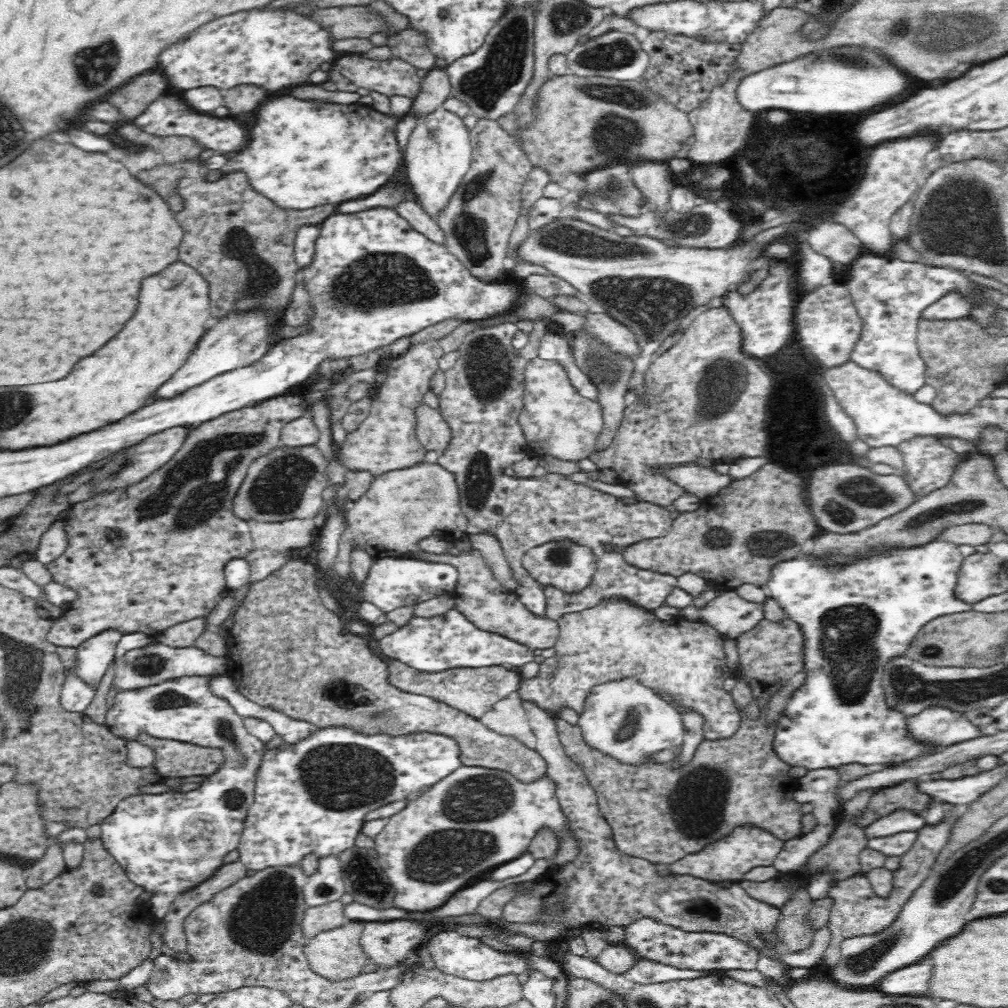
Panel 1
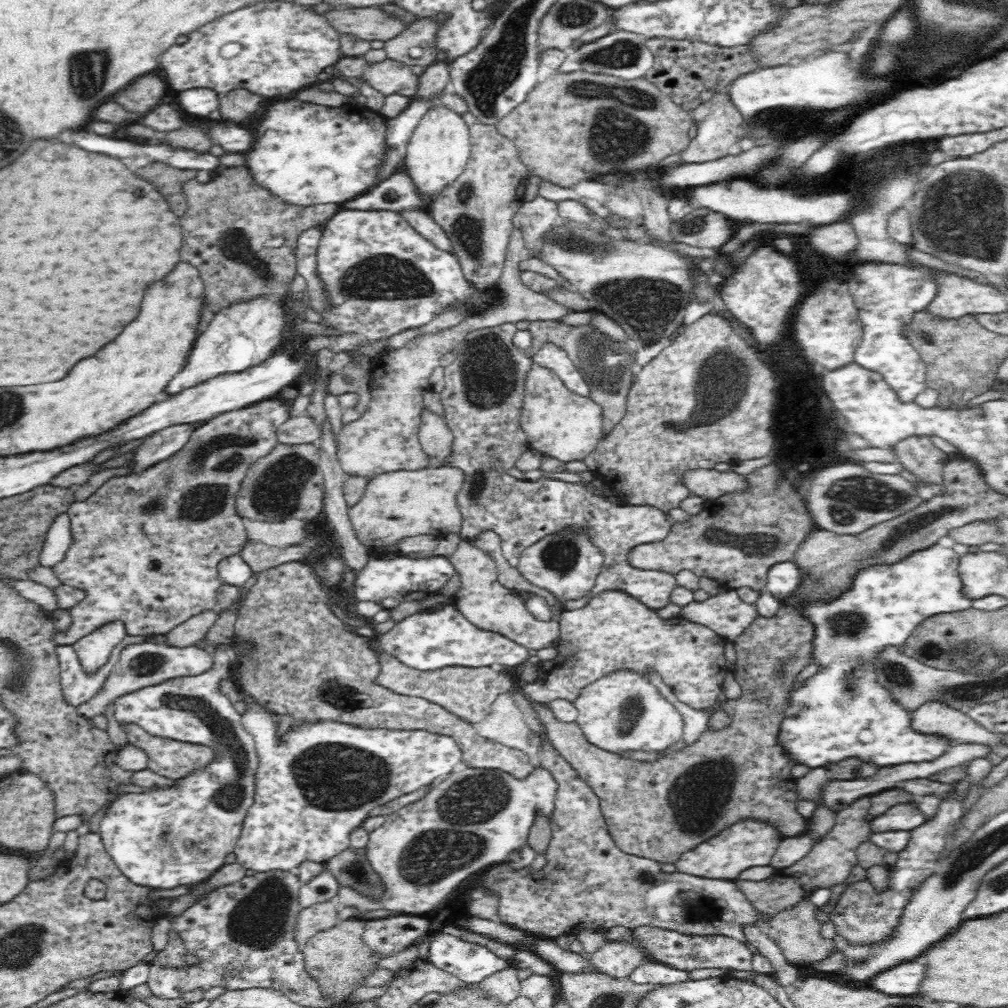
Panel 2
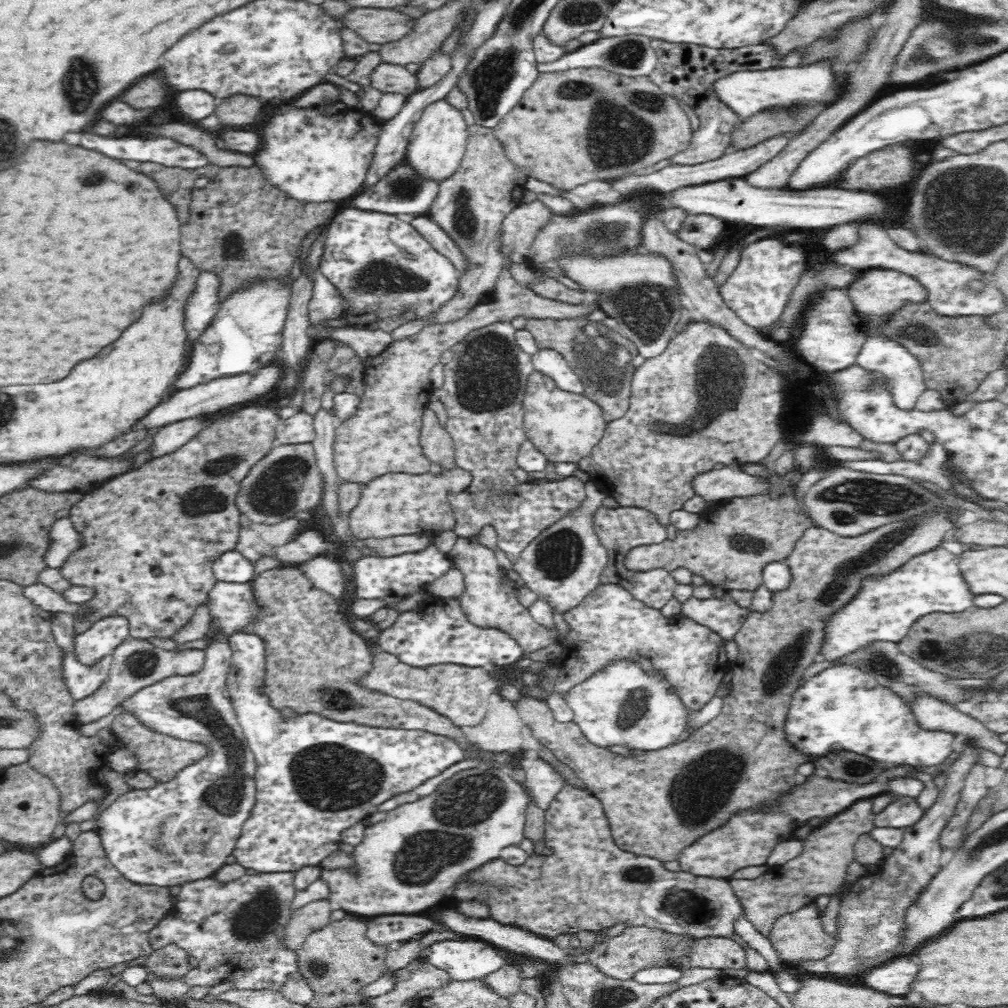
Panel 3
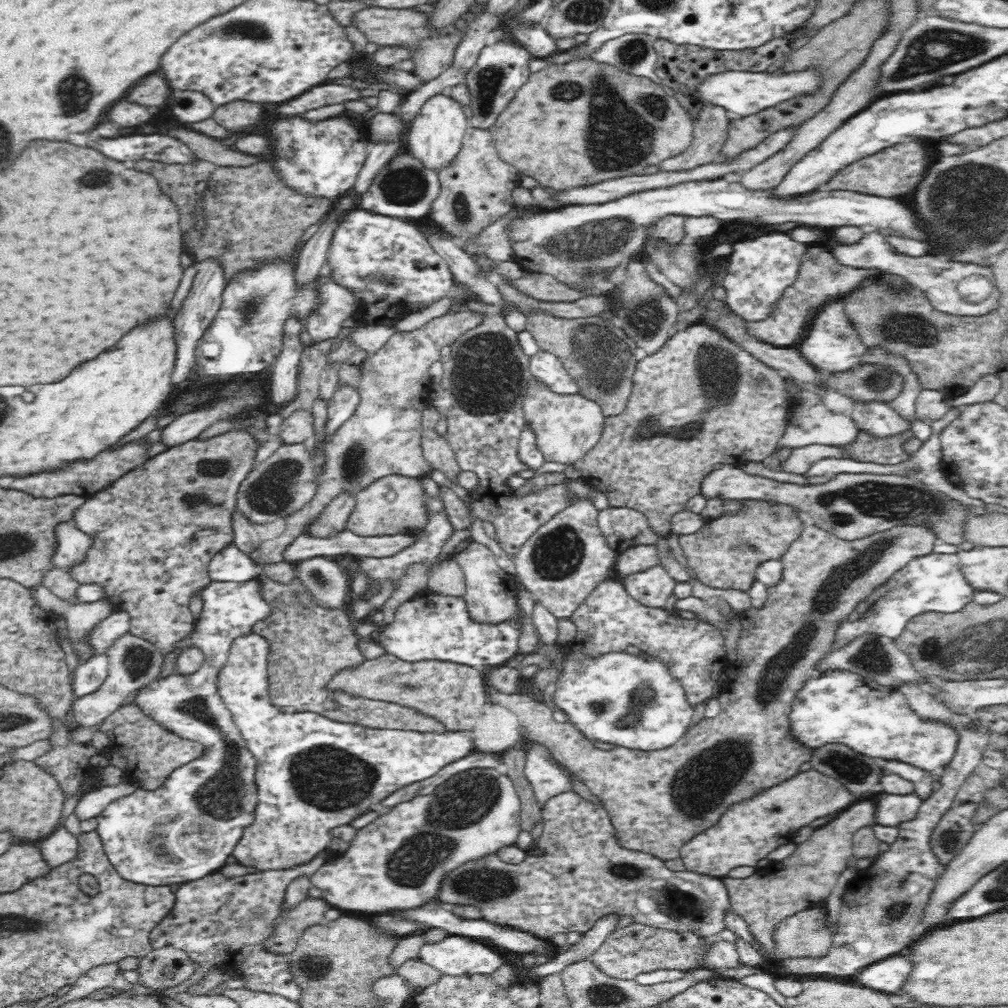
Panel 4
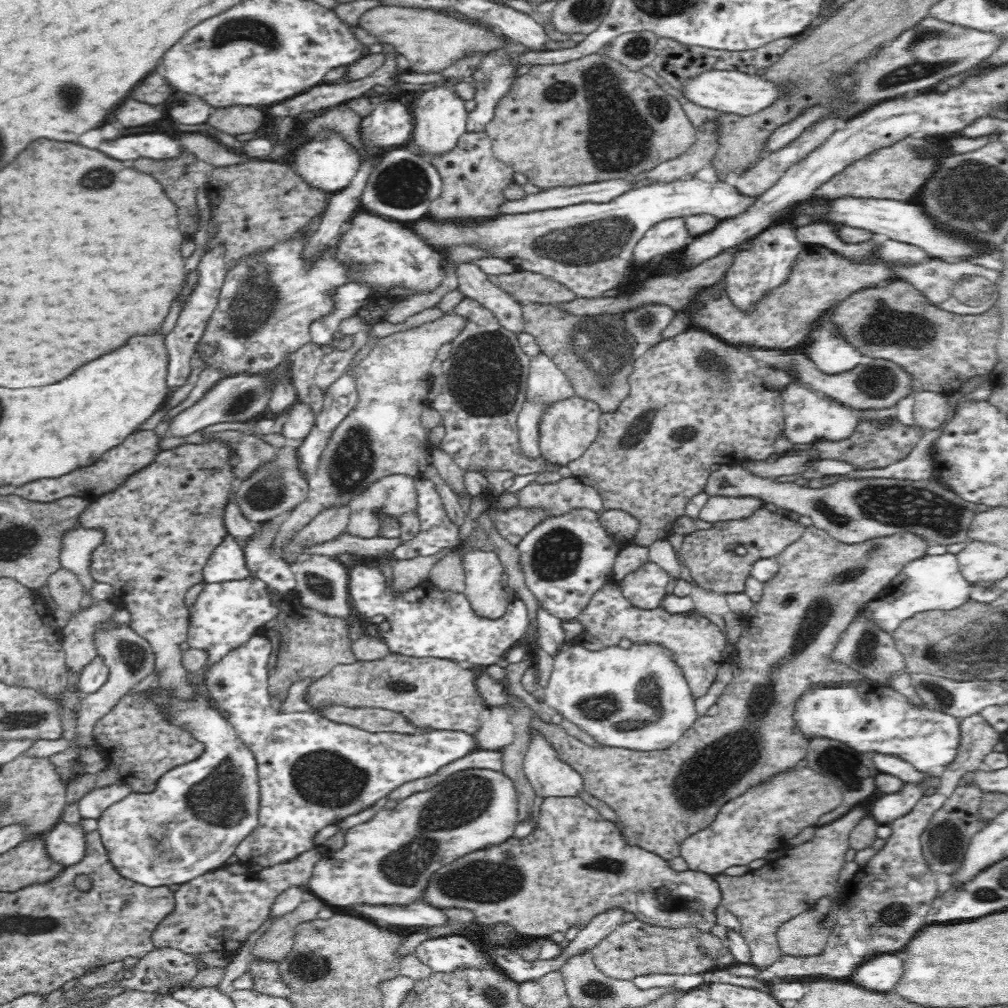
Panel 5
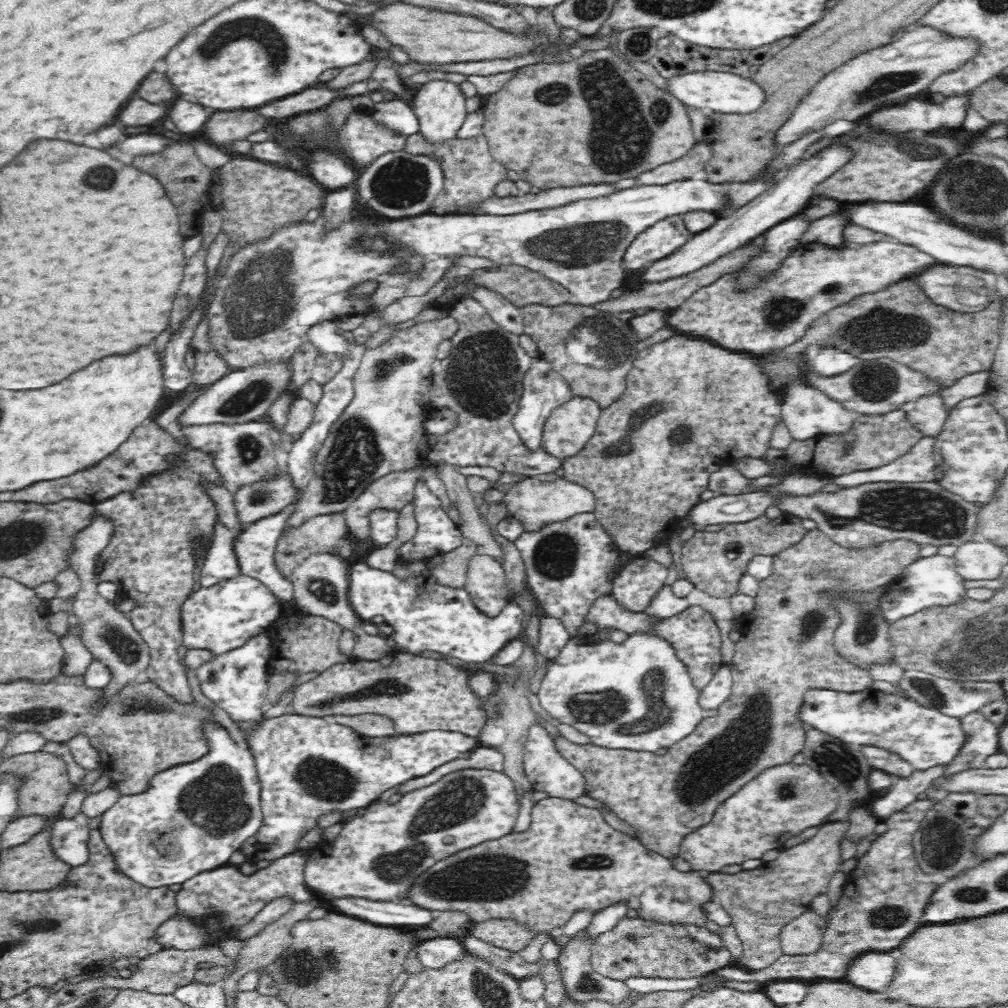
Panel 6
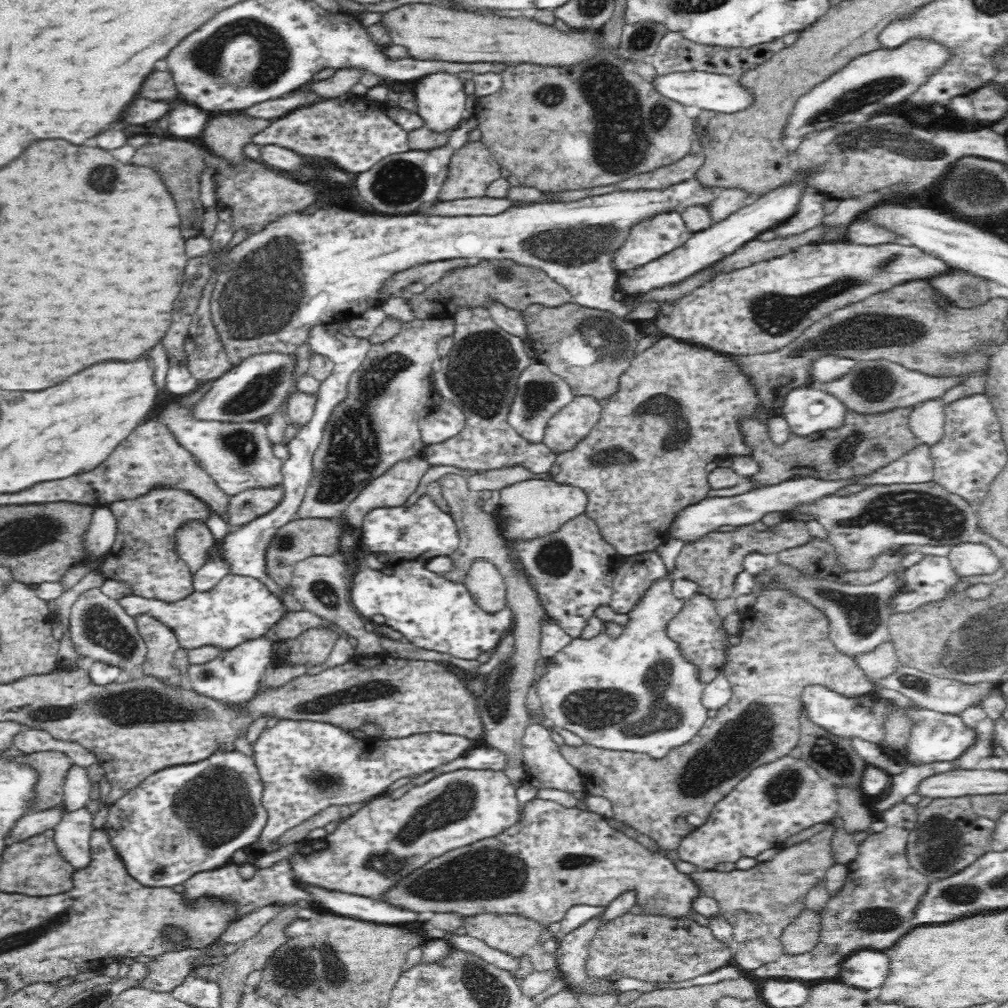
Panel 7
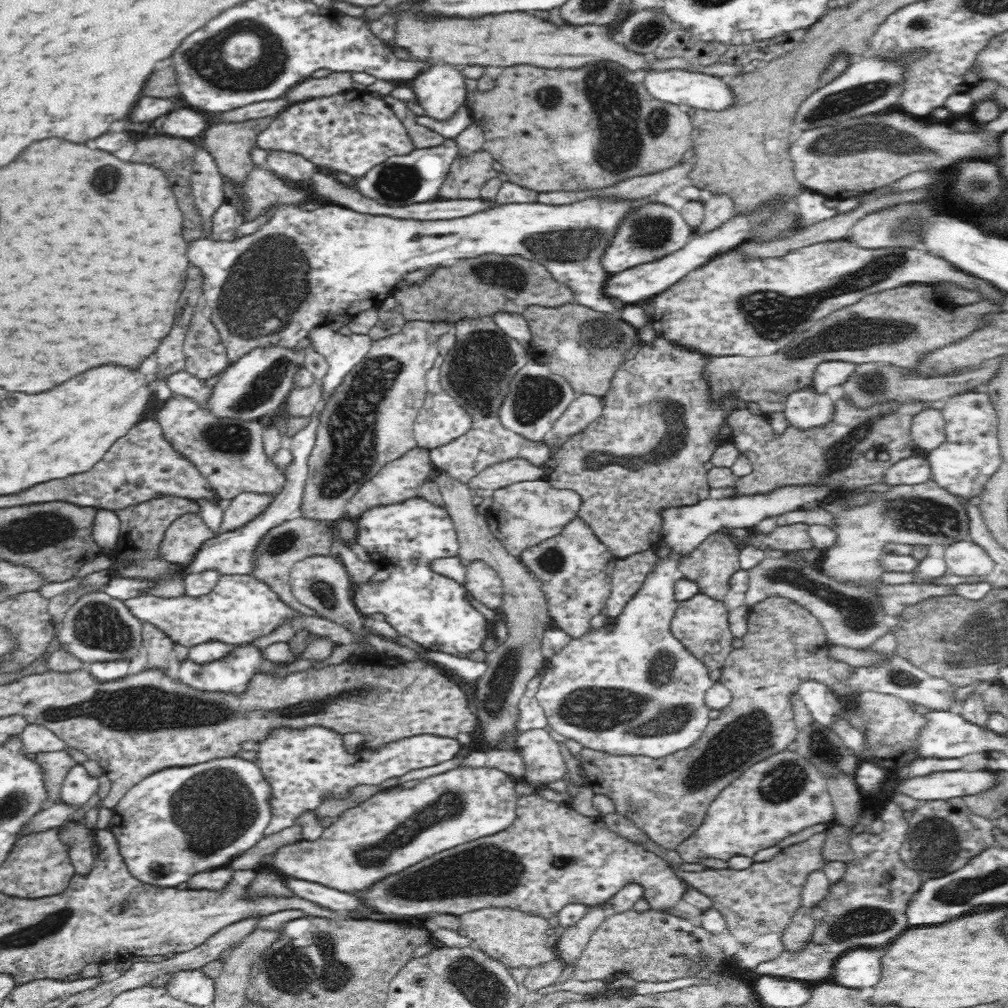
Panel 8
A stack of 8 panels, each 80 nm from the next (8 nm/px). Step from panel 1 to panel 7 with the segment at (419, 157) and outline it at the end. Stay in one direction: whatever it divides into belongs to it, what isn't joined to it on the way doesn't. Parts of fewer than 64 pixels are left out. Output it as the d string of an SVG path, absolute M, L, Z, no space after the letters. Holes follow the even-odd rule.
M448 71L428 73L411 83L410 89L416 97L417 113L424 118L424 124L428 129L442 134L448 132L462 118L467 95L464 91L464 82L456 73Z

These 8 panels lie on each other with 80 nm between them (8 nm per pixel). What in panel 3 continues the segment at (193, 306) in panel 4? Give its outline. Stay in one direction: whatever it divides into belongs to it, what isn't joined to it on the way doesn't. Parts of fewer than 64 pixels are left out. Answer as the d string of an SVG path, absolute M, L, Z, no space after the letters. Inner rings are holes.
M202 271L197 280L197 287L188 299L185 308L185 329L191 346L204 334L206 328L222 302L218 299L220 277L210 271Z

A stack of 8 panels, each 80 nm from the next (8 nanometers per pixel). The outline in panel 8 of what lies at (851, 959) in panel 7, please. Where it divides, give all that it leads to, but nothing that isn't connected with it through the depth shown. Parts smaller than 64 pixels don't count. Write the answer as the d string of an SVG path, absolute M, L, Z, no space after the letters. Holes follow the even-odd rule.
M850 950L833 962L830 980L846 988L874 986L880 978L880 954L882 950Z

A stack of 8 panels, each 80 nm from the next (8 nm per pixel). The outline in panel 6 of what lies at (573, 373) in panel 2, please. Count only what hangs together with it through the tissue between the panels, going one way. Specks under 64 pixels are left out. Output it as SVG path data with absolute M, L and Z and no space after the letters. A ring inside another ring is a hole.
M534 358L530 368L524 373L522 382L522 392L520 400L517 402L517 412L512 418L512 423L524 445L535 449L541 446L544 428L551 413L560 406L567 404L574 395L565 378L553 369L546 359Z

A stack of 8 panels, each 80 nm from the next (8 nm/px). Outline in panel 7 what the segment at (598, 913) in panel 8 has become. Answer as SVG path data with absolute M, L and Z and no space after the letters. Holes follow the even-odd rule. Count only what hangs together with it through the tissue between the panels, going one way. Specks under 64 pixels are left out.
M592 916L582 926L578 926L568 934L558 937L557 966L561 977L569 988L585 987L579 992L584 994L616 994L618 990L613 982L602 978L588 978L584 963L588 957L590 942L594 939L596 931L603 925L603 916Z

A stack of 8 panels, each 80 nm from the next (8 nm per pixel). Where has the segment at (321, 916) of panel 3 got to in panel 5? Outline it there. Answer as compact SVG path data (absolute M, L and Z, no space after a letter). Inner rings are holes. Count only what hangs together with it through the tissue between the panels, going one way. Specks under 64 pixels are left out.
M316 897L302 902L289 914L268 922L264 935L260 936L252 948L250 956L253 960L275 962L284 959L292 951L292 944L295 944L296 926L314 920L320 906L322 902Z

